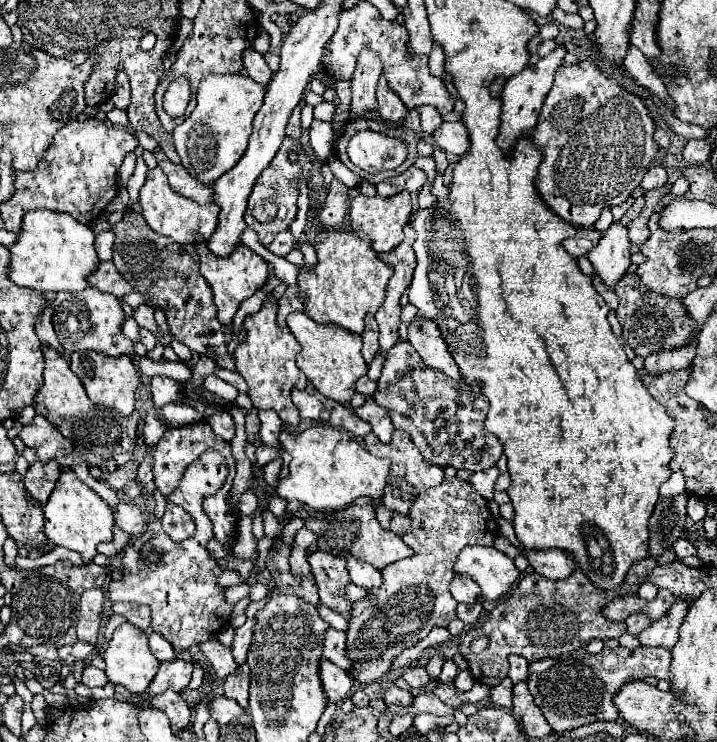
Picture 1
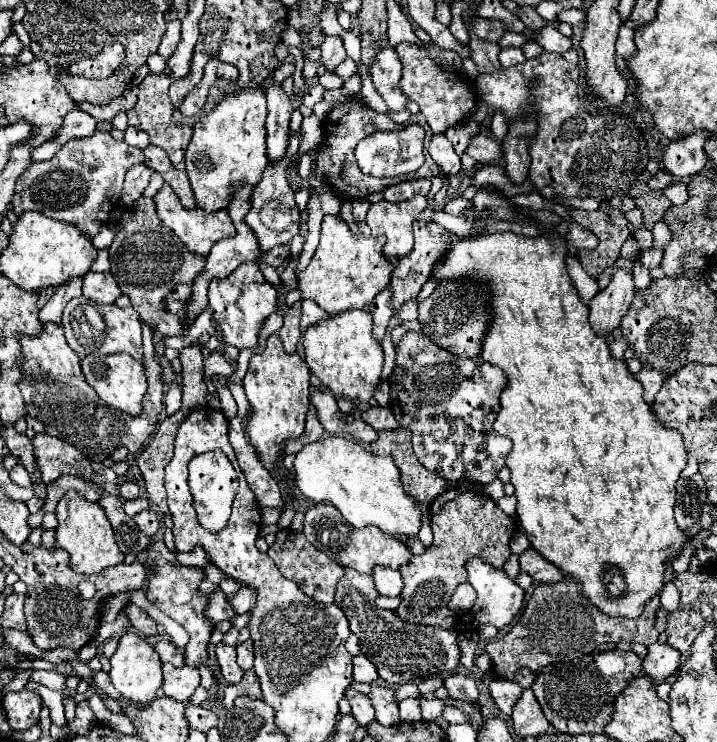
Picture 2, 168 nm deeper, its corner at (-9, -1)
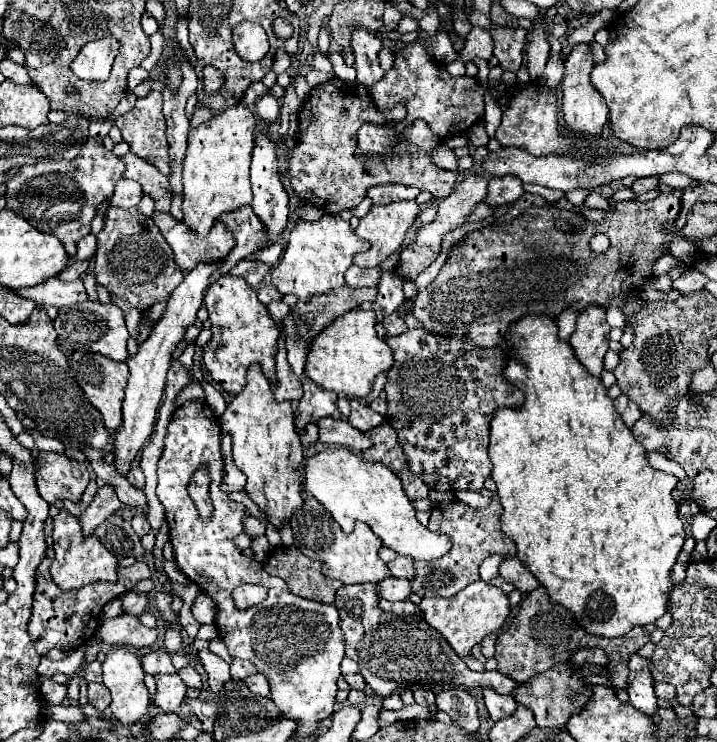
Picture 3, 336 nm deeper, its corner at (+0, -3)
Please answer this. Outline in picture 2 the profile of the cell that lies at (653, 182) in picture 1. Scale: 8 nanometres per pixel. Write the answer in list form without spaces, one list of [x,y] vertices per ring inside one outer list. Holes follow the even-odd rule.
[[[660,170],[660,172],[656,172],[656,174],[648,180],[648,188],[650,188],[650,190],[666,190],[672,182],[674,182],[672,174]]]

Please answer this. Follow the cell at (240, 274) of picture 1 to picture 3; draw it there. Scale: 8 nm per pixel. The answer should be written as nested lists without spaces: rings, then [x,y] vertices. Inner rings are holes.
[[[225,274],[213,286],[207,288],[205,306],[211,322],[211,340],[203,348],[203,366],[213,382],[221,386],[221,390],[239,394],[243,384],[247,384],[245,374],[251,364],[259,364],[265,378],[275,384],[275,354],[277,354],[277,338],[279,328],[269,316],[267,308],[259,302],[257,294],[243,282],[243,278],[233,278]]]

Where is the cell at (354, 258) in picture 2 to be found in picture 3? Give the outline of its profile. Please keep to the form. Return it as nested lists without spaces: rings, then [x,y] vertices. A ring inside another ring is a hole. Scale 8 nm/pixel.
[[[321,216],[317,222],[299,220],[291,230],[289,244],[281,262],[271,270],[273,286],[285,296],[295,294],[299,300],[309,300],[315,294],[341,288],[345,284],[345,270],[351,266],[351,260],[357,252],[365,252],[369,242],[359,240],[351,224],[341,216]]]

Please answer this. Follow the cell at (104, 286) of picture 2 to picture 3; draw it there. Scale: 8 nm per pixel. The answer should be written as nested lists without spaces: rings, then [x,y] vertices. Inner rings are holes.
[[[57,276],[49,278],[47,282],[41,282],[39,286],[31,286],[31,288],[23,288],[17,290],[17,294],[21,298],[33,300],[35,304],[41,306],[71,306],[71,304],[81,304],[87,300],[87,292],[81,280],[73,280],[73,282],[63,282]]]

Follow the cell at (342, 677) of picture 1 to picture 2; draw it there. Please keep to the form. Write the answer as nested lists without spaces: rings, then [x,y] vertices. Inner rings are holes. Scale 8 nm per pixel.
[[[352,686],[346,688],[346,700],[350,702],[352,706],[352,716],[360,722],[360,726],[366,726],[370,724],[374,718],[376,718],[376,712],[374,712],[374,706],[370,702],[370,698],[358,690],[354,690]]]

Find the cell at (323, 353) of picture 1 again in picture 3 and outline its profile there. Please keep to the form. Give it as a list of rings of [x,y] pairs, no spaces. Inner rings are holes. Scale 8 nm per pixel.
[[[361,308],[337,318],[313,340],[307,354],[307,376],[335,394],[343,392],[349,398],[365,398],[371,392],[377,374],[387,372],[393,366],[393,350],[377,336],[375,324],[375,312]]]

